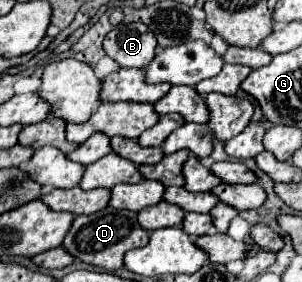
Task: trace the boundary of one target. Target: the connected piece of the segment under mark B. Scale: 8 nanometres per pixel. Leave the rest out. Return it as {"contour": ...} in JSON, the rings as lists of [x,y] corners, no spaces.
{"contour":[[[143,23],[117,25],[103,41],[105,53],[117,61],[121,67],[145,69],[155,57],[157,39],[149,33],[149,27]]]}

